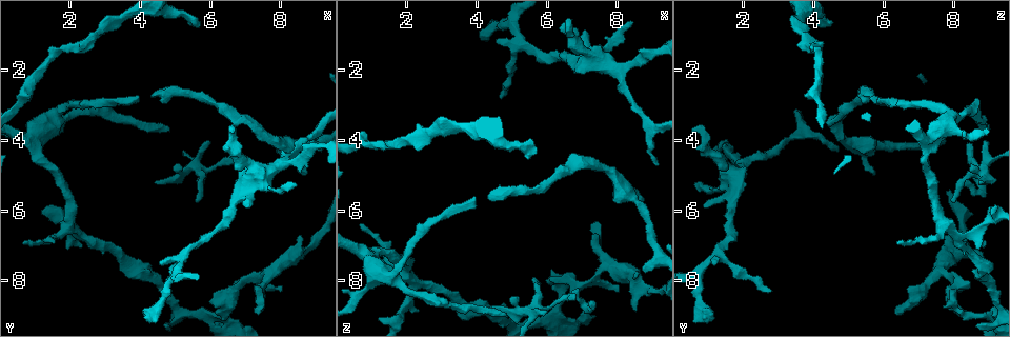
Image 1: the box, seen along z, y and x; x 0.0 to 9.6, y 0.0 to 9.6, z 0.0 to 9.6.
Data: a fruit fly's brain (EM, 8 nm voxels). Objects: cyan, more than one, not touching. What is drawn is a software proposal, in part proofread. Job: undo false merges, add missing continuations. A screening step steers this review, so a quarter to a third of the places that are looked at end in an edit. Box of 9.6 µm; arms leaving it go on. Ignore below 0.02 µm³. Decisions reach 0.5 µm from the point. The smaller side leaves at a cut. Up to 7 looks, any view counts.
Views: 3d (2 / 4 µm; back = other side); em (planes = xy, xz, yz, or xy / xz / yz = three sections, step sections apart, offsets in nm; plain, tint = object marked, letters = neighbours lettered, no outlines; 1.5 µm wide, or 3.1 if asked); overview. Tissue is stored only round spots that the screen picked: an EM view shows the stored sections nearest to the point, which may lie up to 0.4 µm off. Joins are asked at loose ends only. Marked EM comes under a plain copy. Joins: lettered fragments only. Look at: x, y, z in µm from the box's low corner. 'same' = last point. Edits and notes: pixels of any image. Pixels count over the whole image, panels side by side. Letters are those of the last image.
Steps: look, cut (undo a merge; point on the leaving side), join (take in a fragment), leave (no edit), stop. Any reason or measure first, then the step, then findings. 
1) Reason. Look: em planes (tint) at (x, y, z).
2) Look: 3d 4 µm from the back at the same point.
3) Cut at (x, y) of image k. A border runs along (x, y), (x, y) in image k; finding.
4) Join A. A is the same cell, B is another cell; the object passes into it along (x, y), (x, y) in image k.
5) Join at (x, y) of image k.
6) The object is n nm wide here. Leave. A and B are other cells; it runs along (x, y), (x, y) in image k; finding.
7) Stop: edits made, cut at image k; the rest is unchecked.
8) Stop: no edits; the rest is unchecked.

Free end. Look: 3d 2 µm at (8.30, 5.35, 0.55).

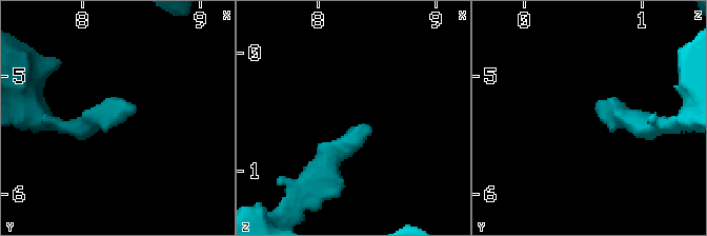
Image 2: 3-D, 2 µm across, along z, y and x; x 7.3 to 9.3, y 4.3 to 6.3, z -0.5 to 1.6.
Shape alone is not enough. Look: em xz step 4 (letters) at (8.36, 5.32, 0.62).

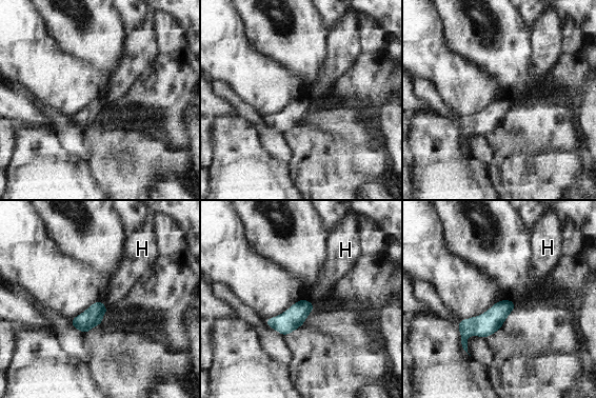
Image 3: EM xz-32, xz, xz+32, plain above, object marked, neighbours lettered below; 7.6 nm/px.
Leave. H is another cell; a border runs along (304, 298), (314, 306) in image 3; no lettered fragment goes on from it.

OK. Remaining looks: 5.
Branch stops here. Look: 3d 4 µm at (4.30, 9.15, 1.20).

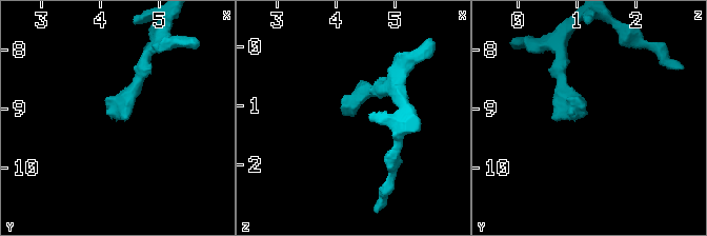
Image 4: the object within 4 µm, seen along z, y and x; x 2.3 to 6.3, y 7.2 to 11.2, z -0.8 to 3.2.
Look: em xy step 8 (tint) at (4.30, 9.15, 1.20).

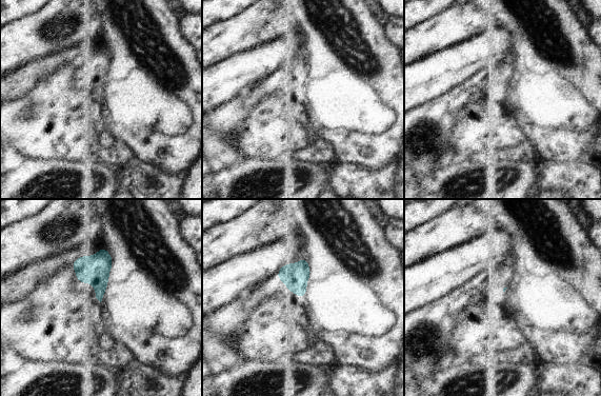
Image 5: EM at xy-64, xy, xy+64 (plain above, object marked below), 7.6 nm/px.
Look: em planes (letters) at the same point.

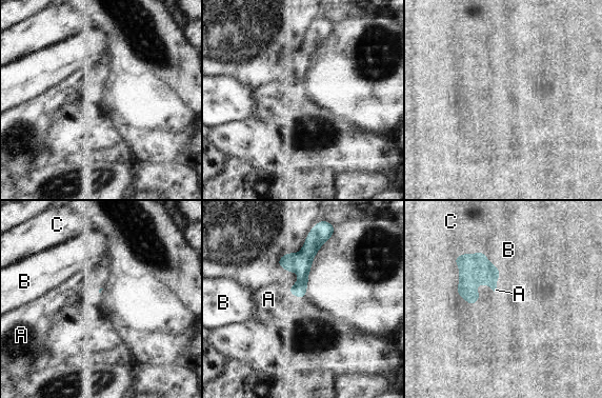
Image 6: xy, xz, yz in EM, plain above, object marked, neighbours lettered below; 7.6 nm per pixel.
Join A. A is the same cell, B and C are other cells; it goes on there.

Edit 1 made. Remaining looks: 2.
End of a long branch. Look: em planes (letters) at (4.80, 3.70, 8.85).

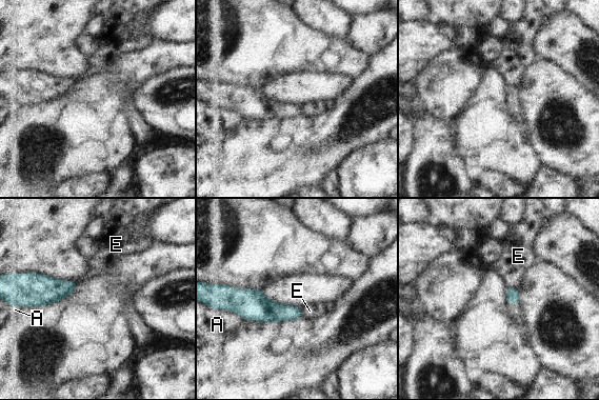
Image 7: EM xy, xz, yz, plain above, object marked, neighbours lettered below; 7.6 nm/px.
Leave. A and E are other cells; a border runs along (506, 286), (515, 286), (517, 288) in image 7; none of them fits.

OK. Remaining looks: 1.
Stop: edits made, join at image 6; the rest is unchecked.

